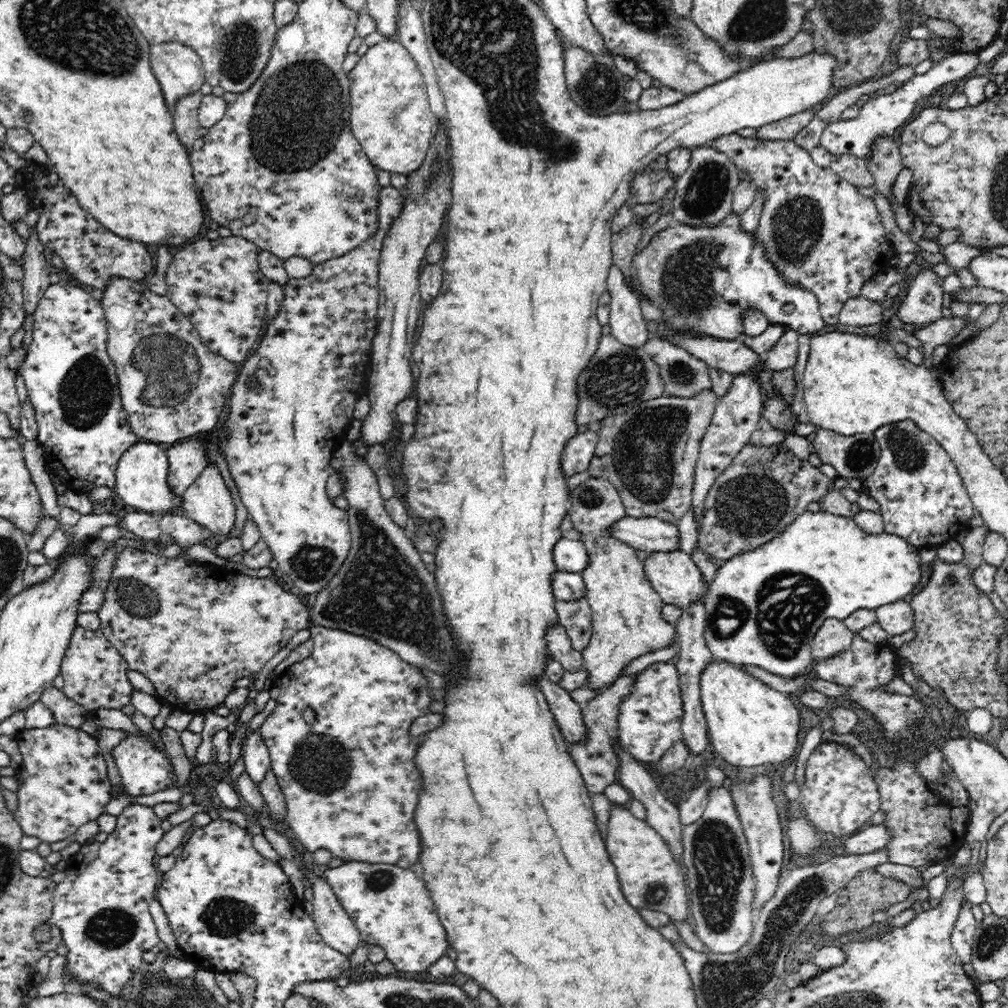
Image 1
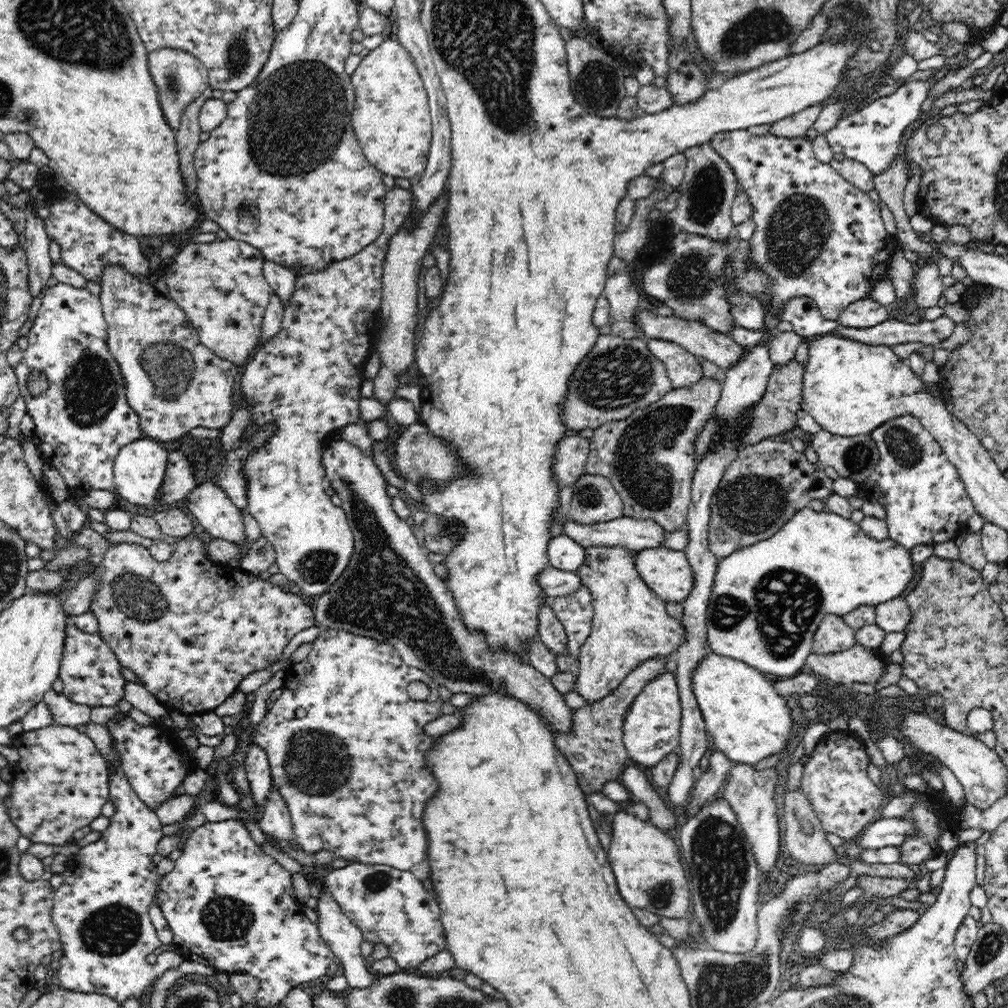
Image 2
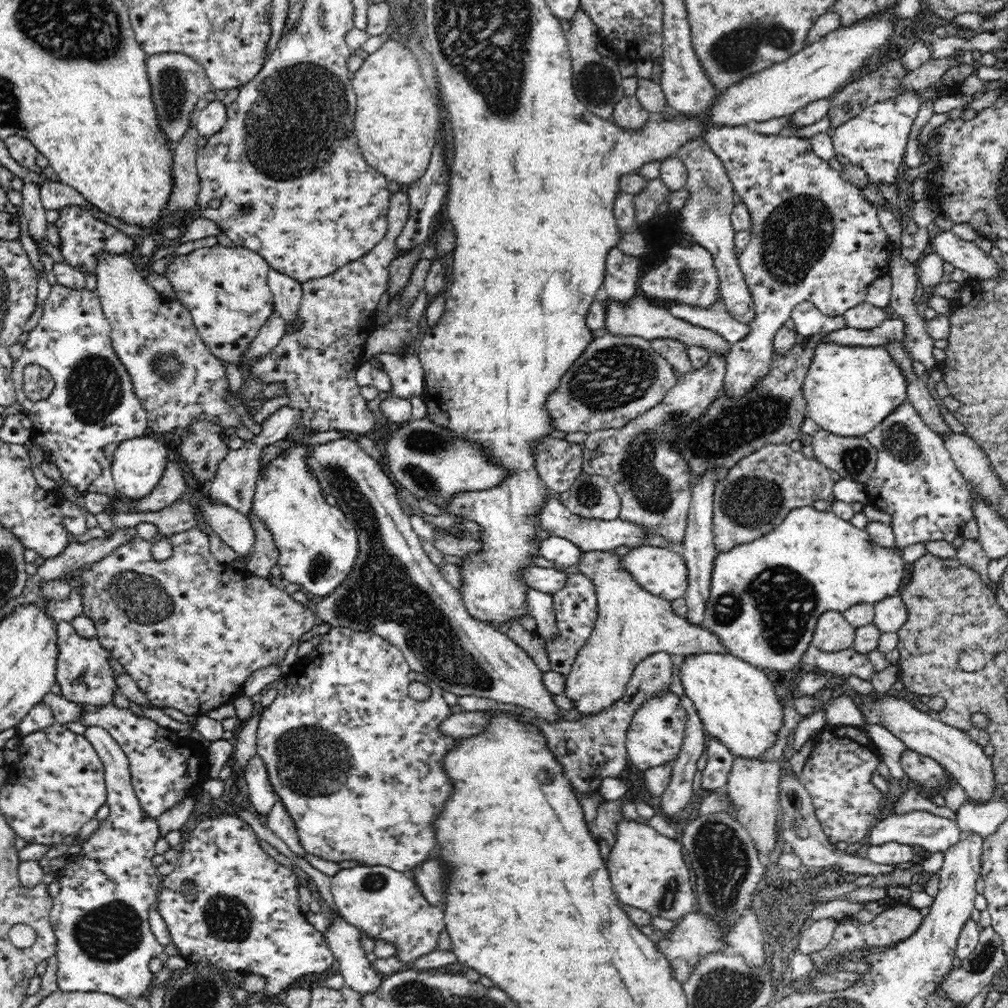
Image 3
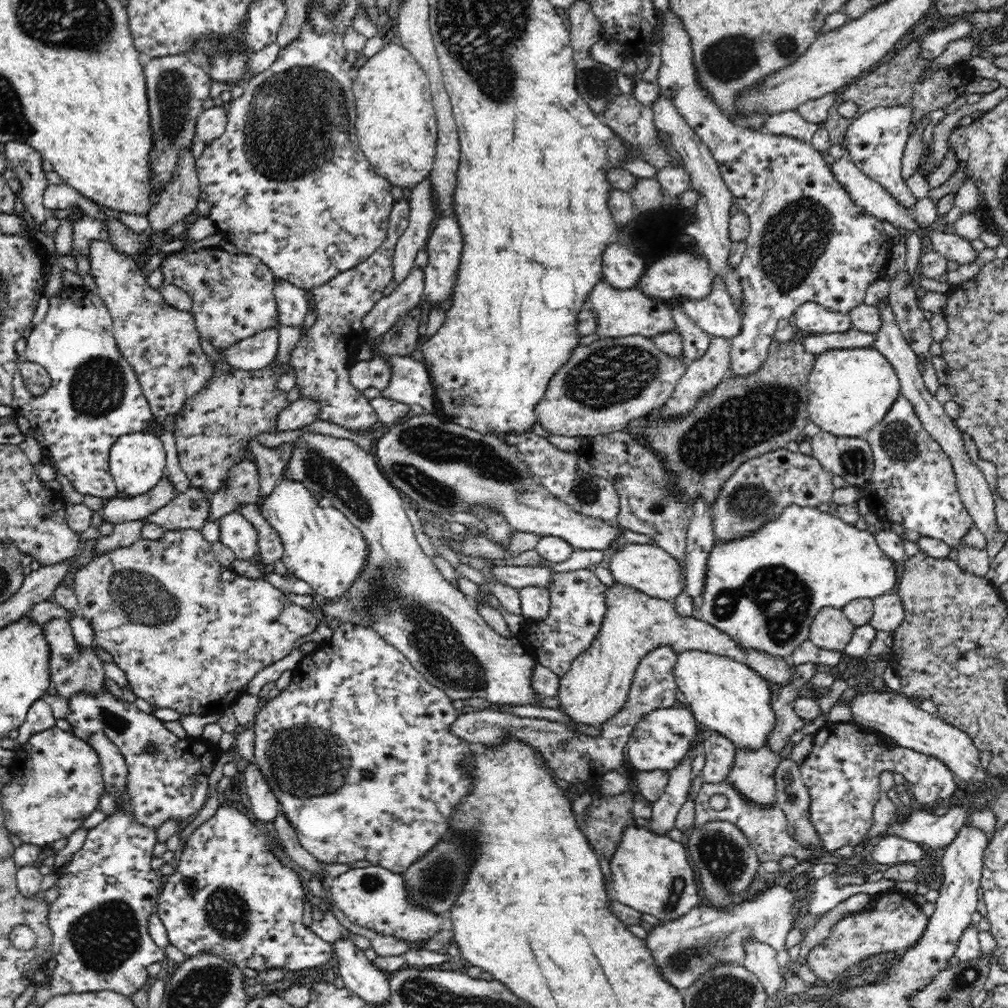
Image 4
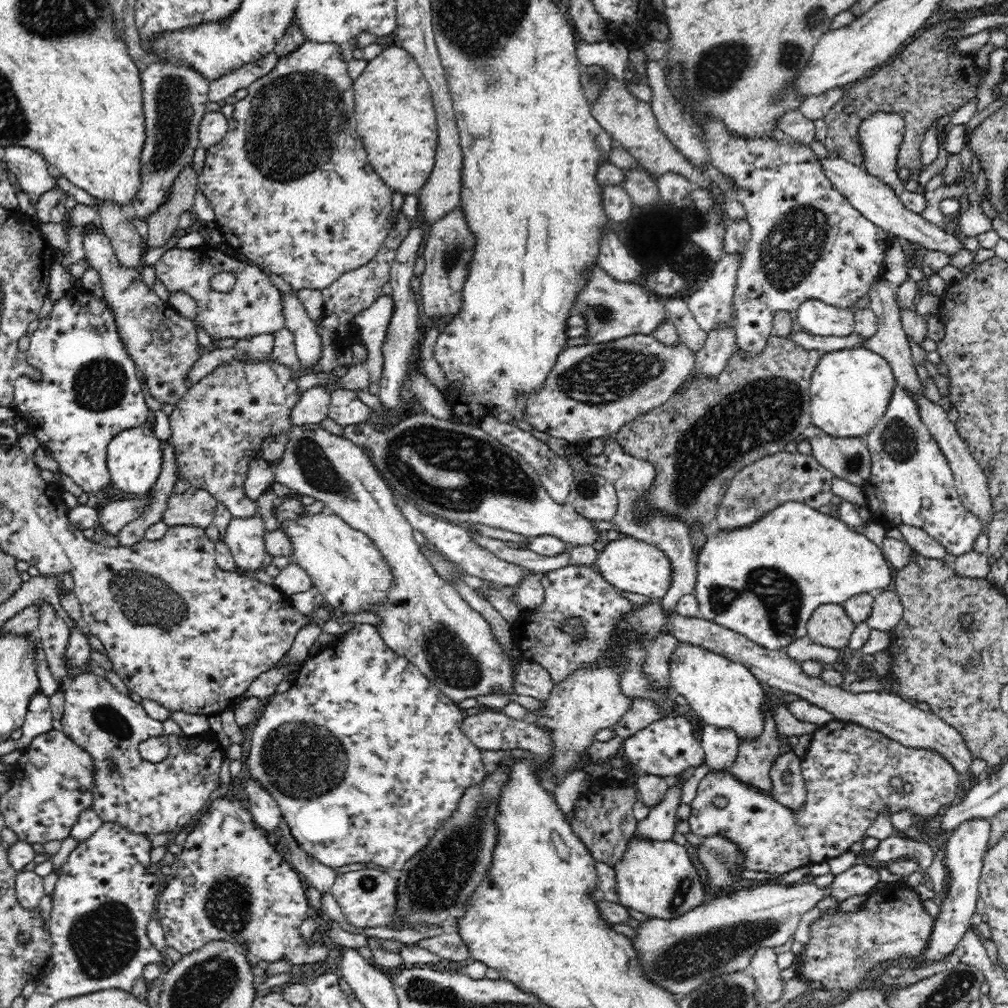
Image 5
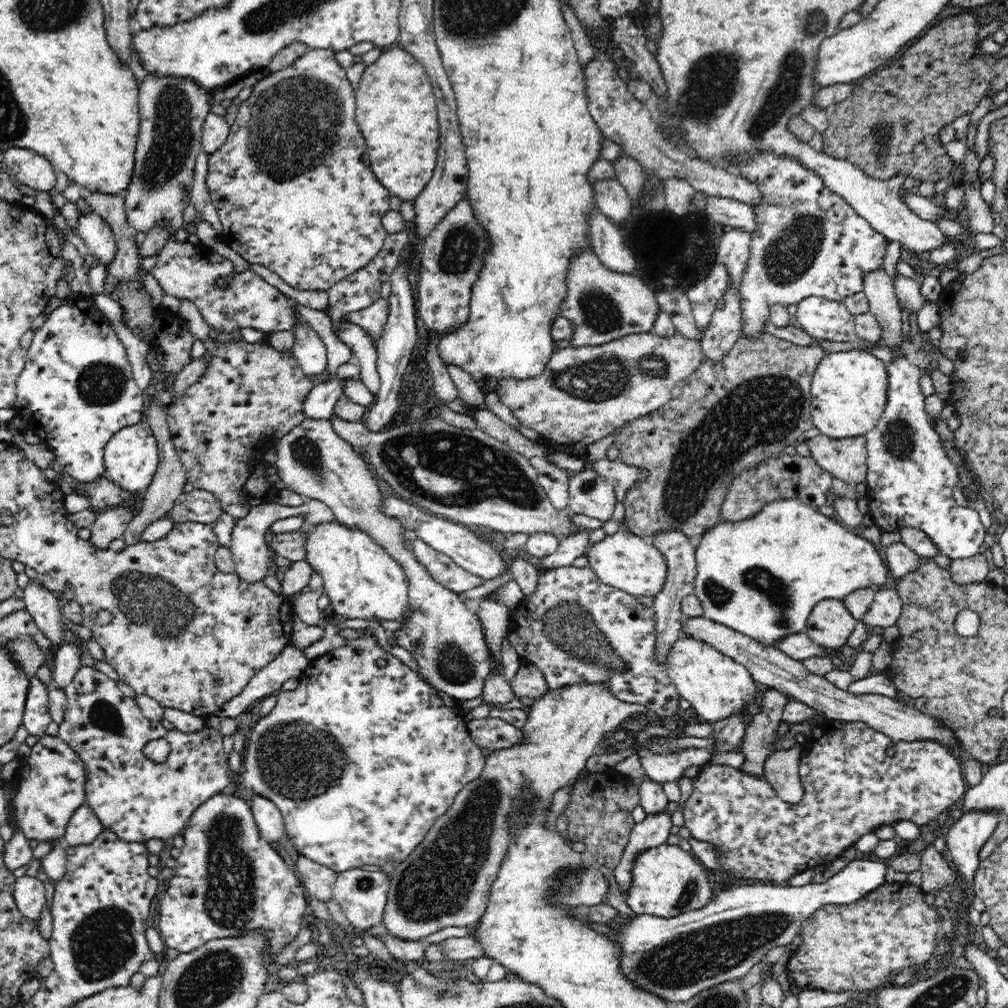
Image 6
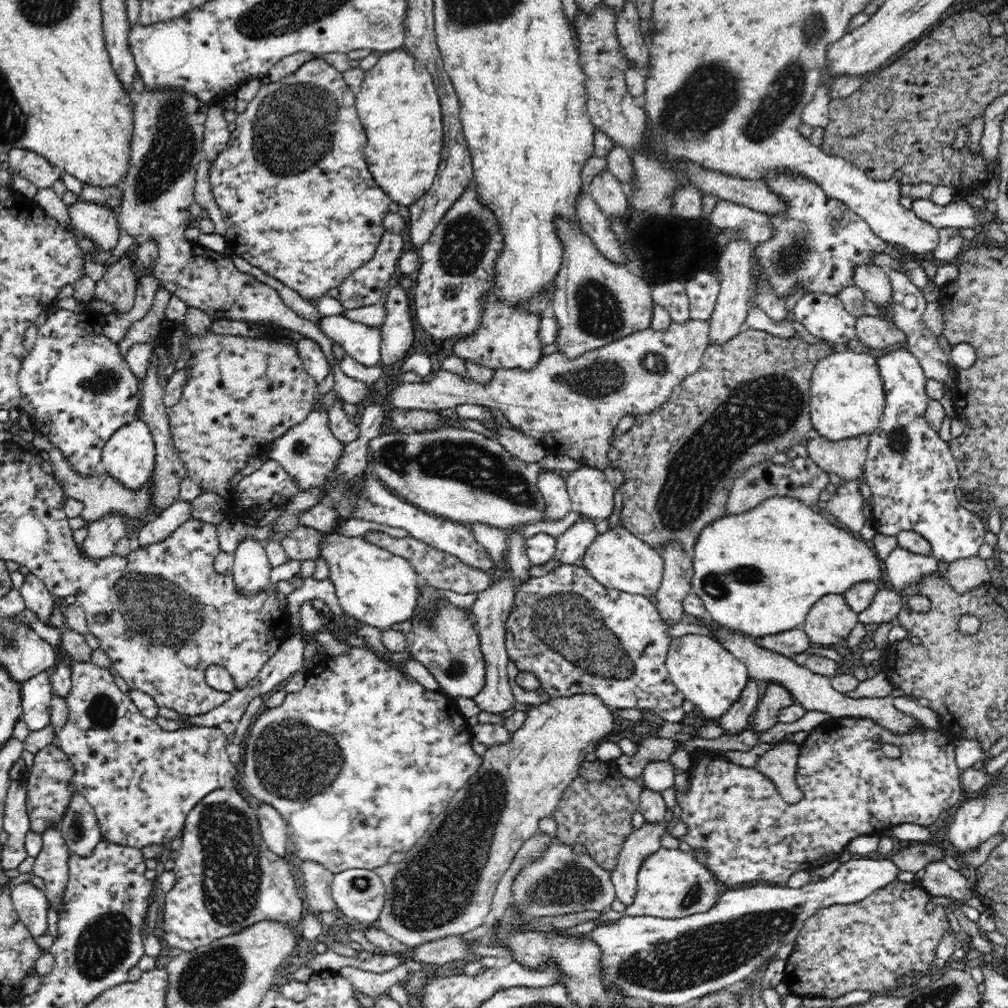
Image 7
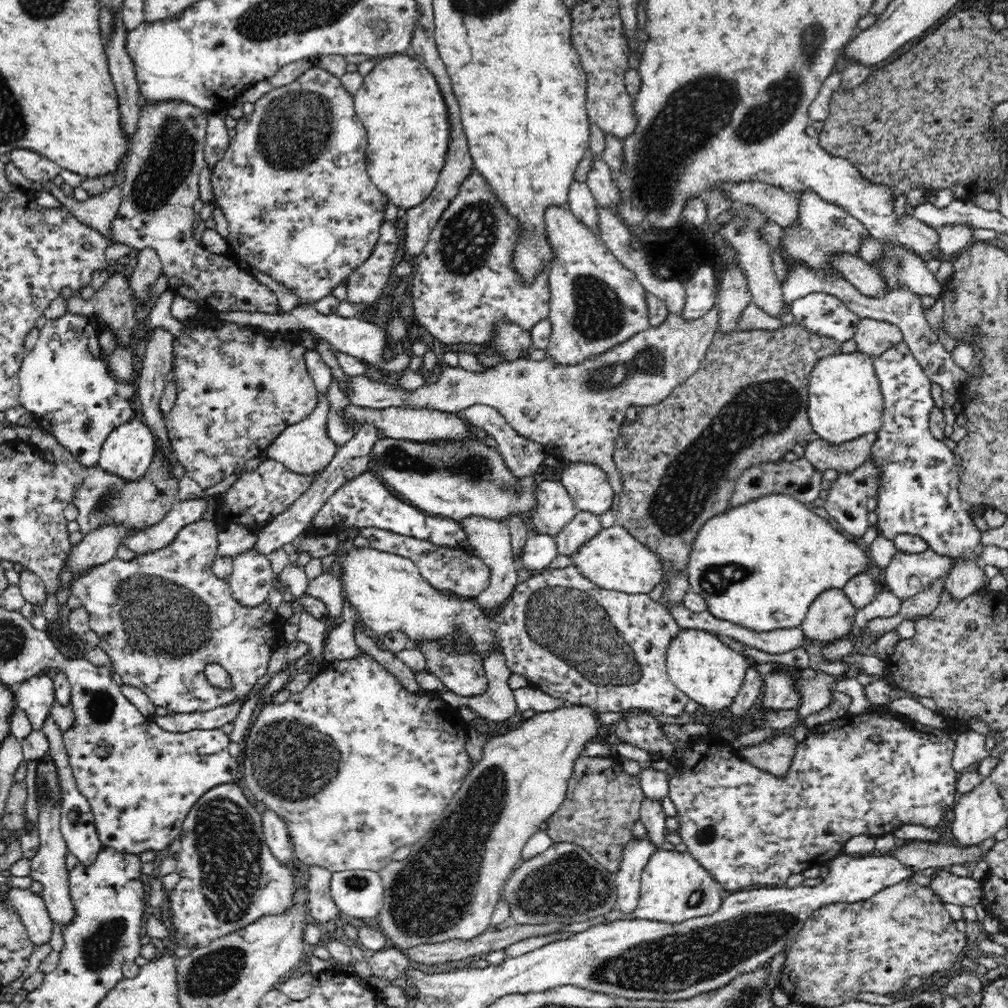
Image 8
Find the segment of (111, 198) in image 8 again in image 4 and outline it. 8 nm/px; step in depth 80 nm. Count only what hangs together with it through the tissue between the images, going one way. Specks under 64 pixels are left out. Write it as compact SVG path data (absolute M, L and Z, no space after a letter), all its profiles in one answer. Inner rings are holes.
M98 238L90 242L87 258L97 284L96 294L110 311L113 333L122 356L133 366L156 422L170 424L184 407L184 401L202 390L215 374L214 365L200 347L201 336L194 317L191 312L171 309L160 292L148 284L141 262L118 253L108 240Z

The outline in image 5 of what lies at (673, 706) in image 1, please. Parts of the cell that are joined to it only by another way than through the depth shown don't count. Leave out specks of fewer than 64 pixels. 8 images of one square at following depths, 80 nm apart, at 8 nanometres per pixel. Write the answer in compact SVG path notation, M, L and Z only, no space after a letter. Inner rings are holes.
M681 711L650 723L650 726L626 738L622 742L622 747L629 762L633 762L644 775L676 777L686 768L696 768L705 762L705 750L699 737L696 736L695 727L682 716Z

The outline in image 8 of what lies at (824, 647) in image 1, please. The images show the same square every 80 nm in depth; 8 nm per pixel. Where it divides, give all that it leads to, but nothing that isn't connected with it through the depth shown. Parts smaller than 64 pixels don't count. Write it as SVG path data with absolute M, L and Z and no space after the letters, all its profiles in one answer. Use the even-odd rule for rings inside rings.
M830 588L814 598L800 627L807 640L837 641L850 632L856 611L842 588Z

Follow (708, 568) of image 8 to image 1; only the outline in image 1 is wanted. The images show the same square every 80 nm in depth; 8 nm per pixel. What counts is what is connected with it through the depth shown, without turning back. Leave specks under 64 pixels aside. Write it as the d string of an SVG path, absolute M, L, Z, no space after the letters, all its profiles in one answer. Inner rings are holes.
M804 510L772 541L719 563L705 598L707 647L714 659L744 667L759 666L787 679L808 673L813 638L826 618L843 621L855 610L875 610L882 604L902 600L914 590L920 580L918 549L898 535L884 532L866 536L853 518ZM784 578L790 578L788 588L782 588ZM790 592L800 598L786 598Z

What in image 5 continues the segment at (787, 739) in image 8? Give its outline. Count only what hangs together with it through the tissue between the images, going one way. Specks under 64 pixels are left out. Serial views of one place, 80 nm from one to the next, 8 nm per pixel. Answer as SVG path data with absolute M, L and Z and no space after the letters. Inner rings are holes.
M784 748L768 770L773 797L792 810L800 808L806 800L807 788L801 773L801 759L794 751Z

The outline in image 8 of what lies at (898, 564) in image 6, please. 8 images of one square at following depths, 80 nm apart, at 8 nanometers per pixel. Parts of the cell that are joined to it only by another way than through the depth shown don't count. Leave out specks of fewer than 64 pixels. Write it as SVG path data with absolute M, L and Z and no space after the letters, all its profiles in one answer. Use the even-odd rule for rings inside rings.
M982 543L976 545L972 553L956 559L940 555L930 548L916 554L897 552L884 574L890 591L903 602L930 588L934 580L946 578L954 570L954 564L960 560L970 560L980 566L978 561L984 546Z

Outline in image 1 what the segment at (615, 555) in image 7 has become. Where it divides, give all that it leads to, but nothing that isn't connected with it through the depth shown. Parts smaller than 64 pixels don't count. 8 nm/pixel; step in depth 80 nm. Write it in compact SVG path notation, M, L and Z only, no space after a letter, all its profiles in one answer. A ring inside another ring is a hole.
M685 551L648 552L642 567L664 605L684 608L709 591L700 569Z

